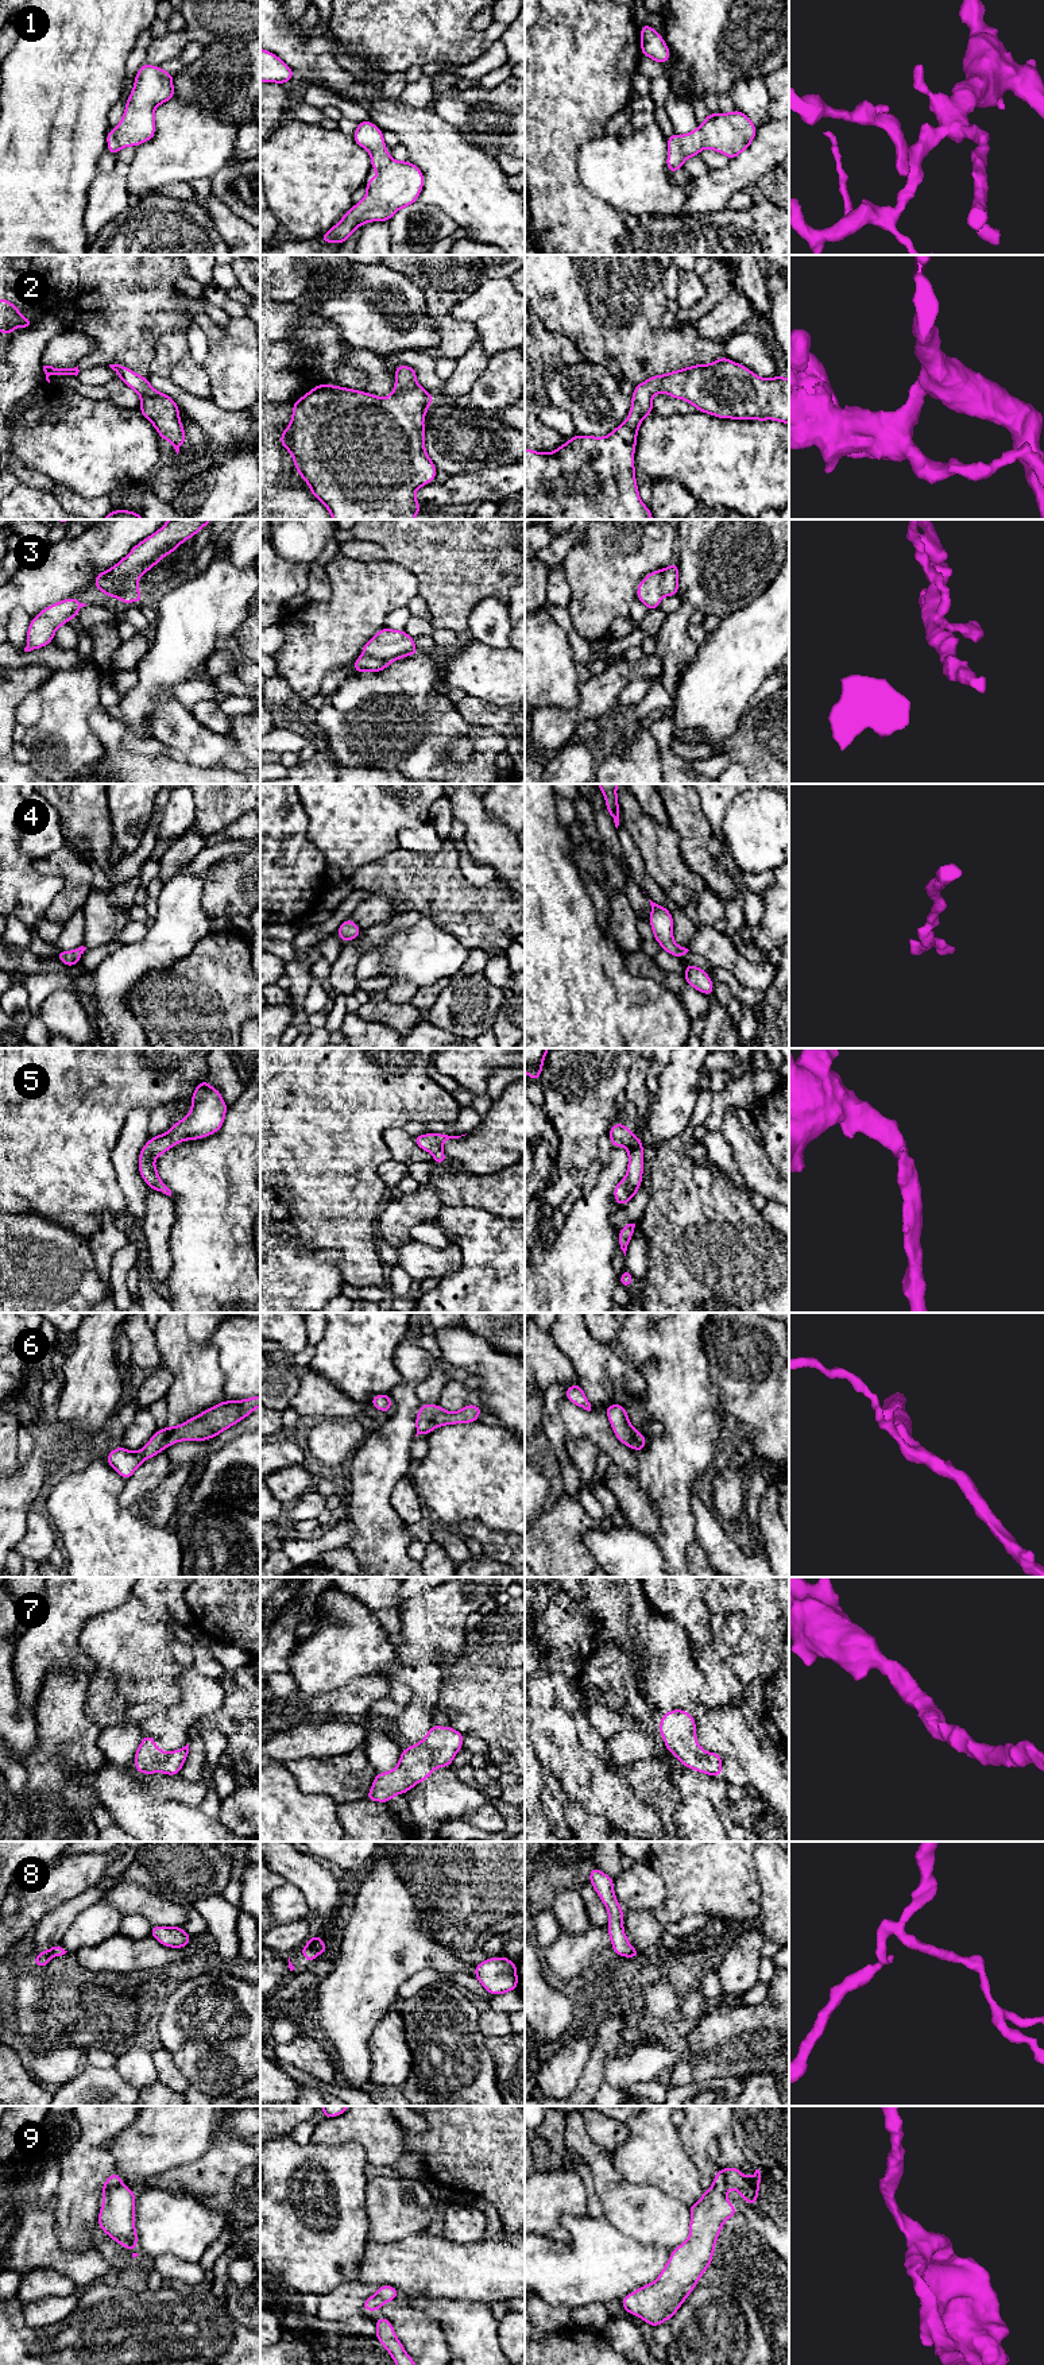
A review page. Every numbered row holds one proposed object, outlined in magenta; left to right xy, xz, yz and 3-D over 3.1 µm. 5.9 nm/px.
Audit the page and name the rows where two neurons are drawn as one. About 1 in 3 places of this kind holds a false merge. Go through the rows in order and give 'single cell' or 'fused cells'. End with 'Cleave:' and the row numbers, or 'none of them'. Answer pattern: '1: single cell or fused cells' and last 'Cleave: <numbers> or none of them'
1: single cell
2: single cell
3: fused cells
4: single cell
5: single cell
6: single cell
7: single cell
8: fused cells
9: single cell
Cleave: 3, 8

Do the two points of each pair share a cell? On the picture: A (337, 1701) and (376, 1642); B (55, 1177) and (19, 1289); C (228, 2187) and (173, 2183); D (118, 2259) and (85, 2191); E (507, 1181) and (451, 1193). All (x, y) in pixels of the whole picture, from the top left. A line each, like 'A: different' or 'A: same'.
A: different
B: different
C: same
D: same
E: same

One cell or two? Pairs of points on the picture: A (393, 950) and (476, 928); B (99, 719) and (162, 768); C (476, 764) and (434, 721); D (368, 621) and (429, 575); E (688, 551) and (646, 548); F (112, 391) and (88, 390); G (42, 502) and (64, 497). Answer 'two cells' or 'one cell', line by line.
A: two cells
B: one cell
C: one cell
D: two cells
E: two cells
F: one cell
G: two cells

